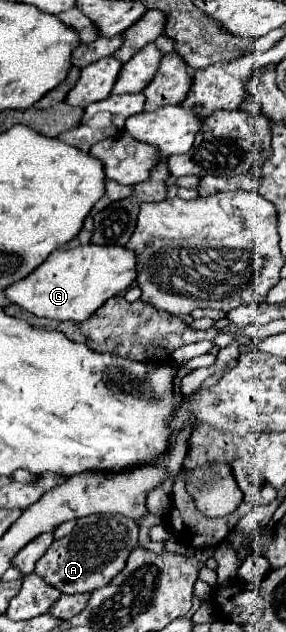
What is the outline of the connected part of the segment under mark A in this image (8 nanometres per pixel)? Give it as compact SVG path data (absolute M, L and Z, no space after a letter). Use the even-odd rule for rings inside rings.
M118 513L80 517L74 531L54 541L36 563L36 573L62 593L92 593L104 587L126 565L128 555L138 547L138 523Z

